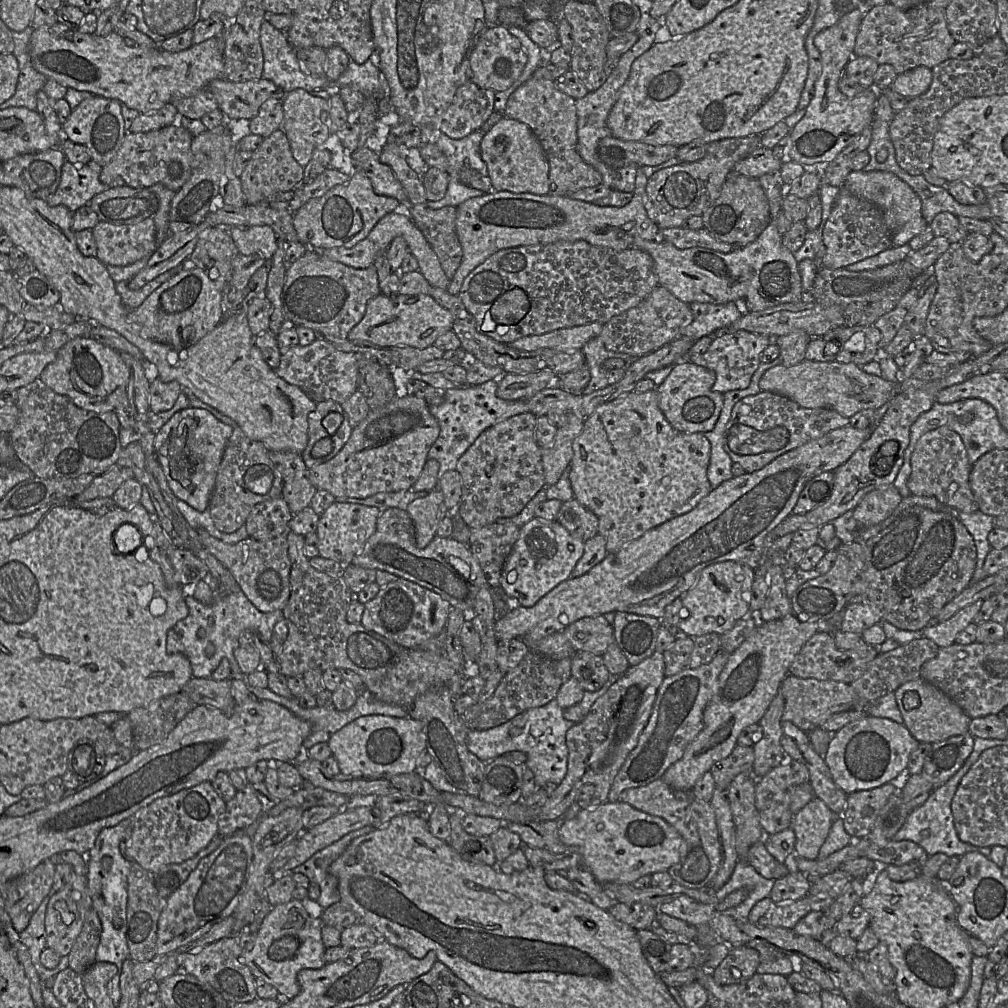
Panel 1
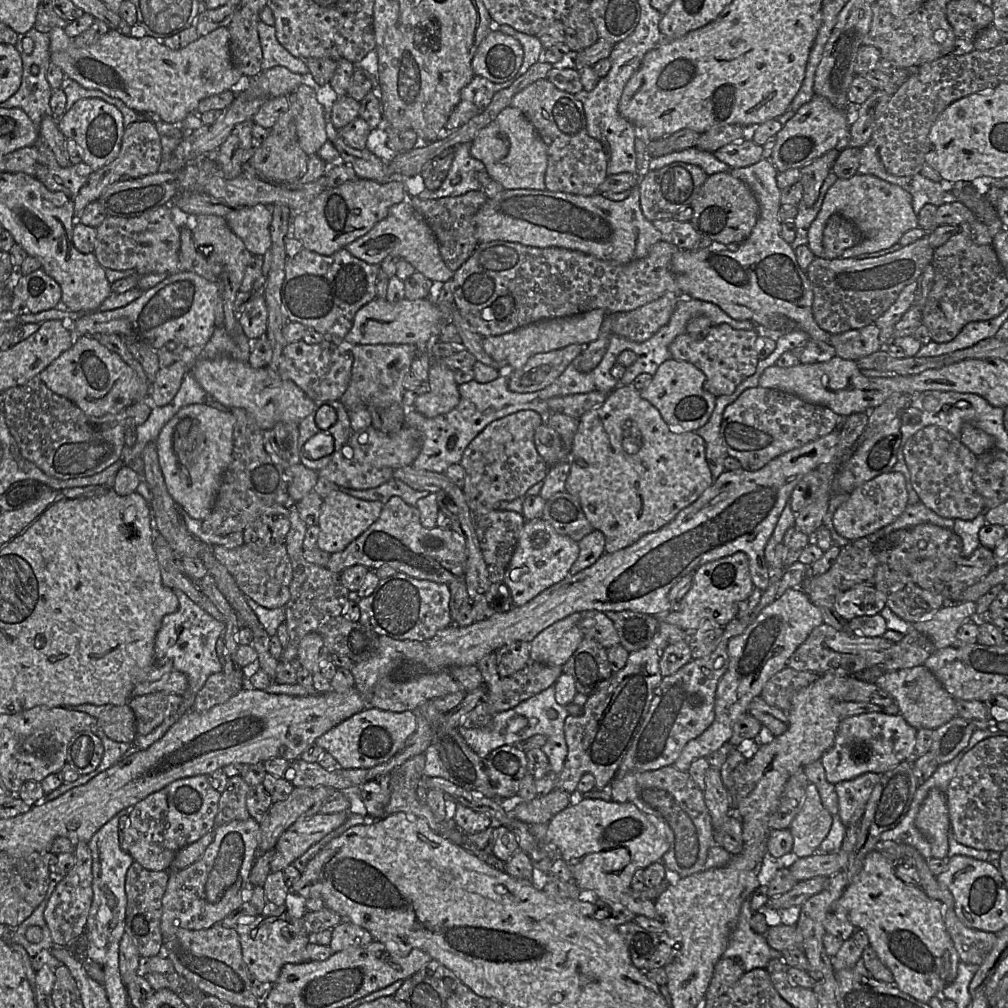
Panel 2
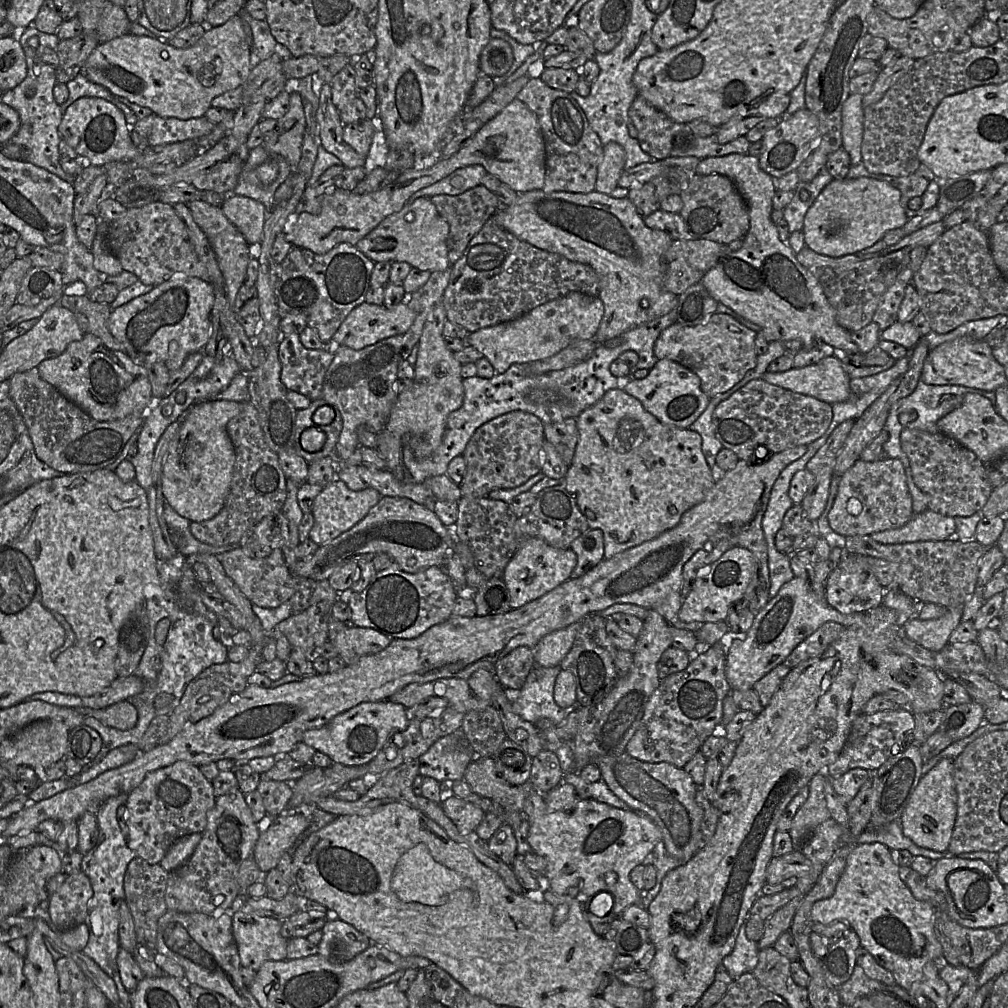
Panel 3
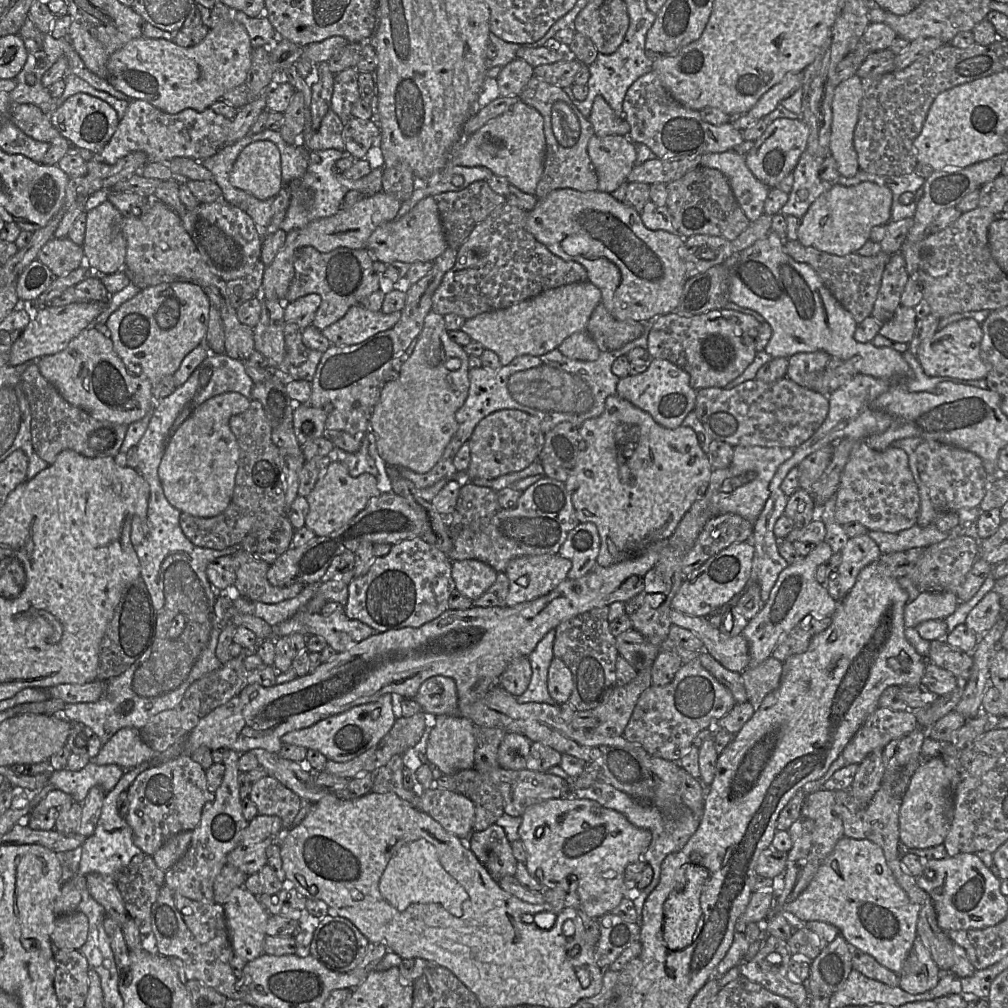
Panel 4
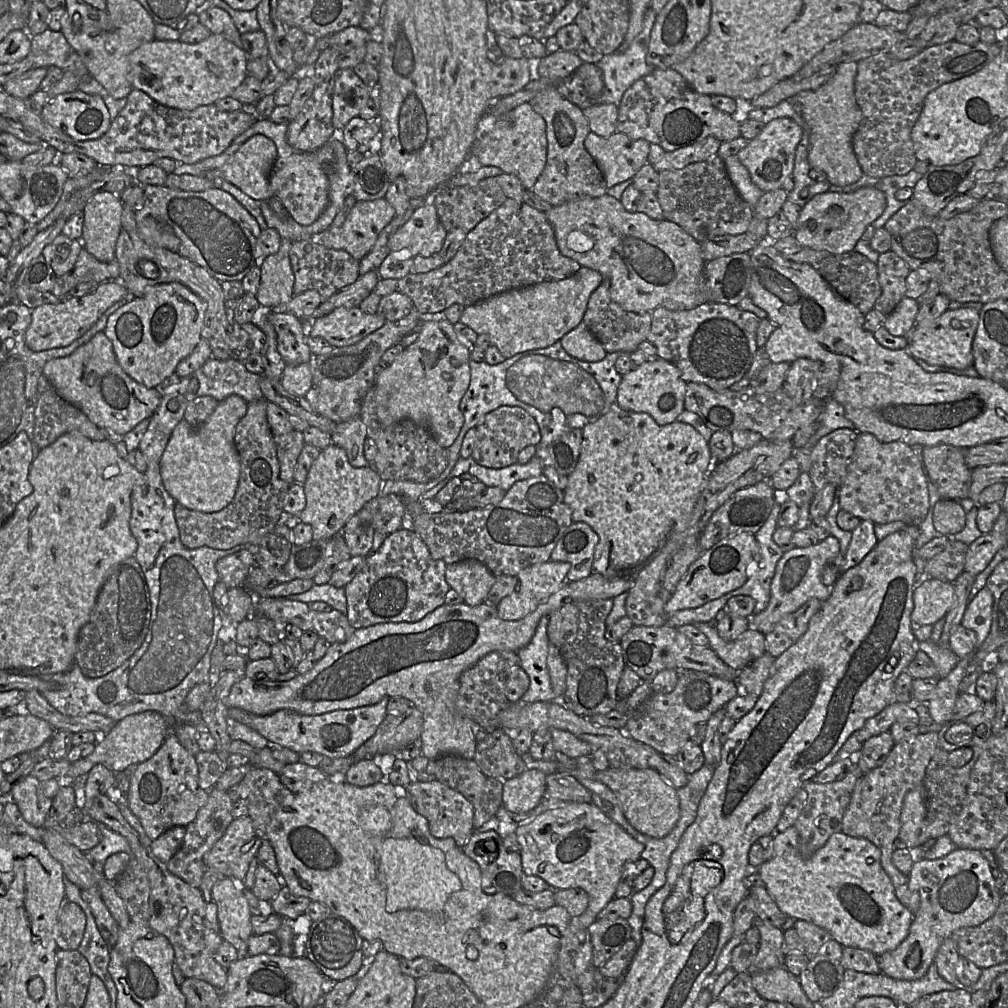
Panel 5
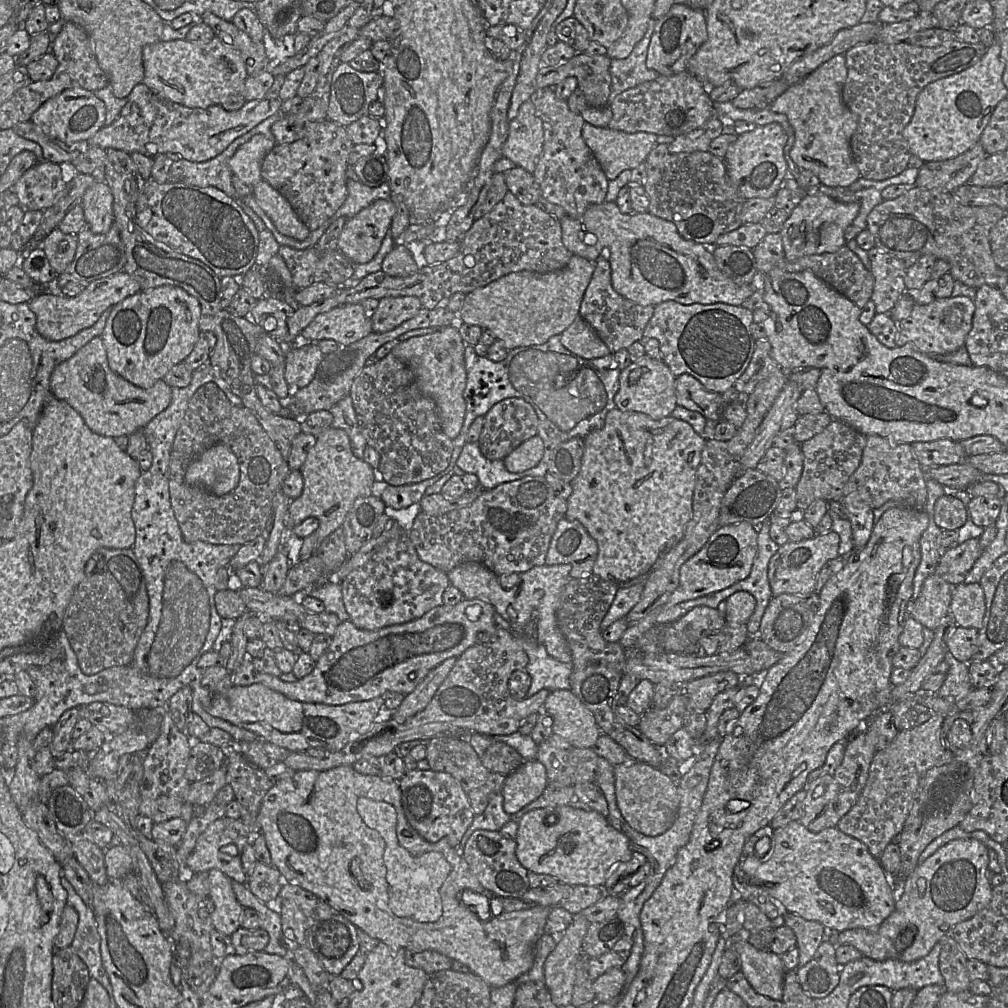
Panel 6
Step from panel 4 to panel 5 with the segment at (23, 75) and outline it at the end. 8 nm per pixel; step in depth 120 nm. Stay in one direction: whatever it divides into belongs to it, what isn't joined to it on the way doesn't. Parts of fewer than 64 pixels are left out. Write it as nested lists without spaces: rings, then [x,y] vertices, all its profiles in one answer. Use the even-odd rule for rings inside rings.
[[[47,28],[31,36],[32,68],[57,66],[64,68],[70,53],[75,51],[61,31]]]

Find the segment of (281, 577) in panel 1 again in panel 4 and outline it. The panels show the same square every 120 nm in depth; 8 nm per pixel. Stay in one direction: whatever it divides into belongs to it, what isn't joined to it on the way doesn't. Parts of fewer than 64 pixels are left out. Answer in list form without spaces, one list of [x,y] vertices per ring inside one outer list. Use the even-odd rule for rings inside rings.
[[[244,550],[233,554],[236,568],[236,581],[233,586],[235,595],[254,602],[275,604],[298,595],[306,586],[295,583],[279,587],[269,583],[267,571],[271,564],[258,559]]]

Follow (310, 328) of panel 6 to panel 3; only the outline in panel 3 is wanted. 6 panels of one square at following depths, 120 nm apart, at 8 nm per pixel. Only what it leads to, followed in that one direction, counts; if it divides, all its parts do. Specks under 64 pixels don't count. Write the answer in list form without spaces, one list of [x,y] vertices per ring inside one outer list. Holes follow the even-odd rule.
[[[403,301],[393,308],[386,308],[384,304],[370,304],[363,302],[355,307],[345,318],[333,335],[333,345],[343,345],[352,349],[361,349],[382,339],[405,333],[415,320],[415,312]]]

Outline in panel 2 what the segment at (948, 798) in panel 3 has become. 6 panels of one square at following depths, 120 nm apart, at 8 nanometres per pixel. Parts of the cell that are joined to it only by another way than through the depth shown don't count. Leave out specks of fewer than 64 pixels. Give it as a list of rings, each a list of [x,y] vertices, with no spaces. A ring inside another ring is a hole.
[[[938,788],[930,789],[917,813],[915,825],[929,842],[931,857],[945,858],[951,829],[946,793]]]

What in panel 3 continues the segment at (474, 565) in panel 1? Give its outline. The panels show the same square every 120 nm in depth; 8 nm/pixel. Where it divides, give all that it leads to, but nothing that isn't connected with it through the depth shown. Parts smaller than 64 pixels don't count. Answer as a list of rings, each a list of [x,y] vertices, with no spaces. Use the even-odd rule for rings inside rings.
[[[382,496],[367,515],[349,530],[335,539],[319,545],[309,557],[301,558],[294,566],[293,574],[313,580],[326,580],[341,565],[359,560],[373,560],[380,554],[388,554],[401,570],[416,573],[438,566],[455,551],[453,528],[446,527],[433,510],[409,498]]]

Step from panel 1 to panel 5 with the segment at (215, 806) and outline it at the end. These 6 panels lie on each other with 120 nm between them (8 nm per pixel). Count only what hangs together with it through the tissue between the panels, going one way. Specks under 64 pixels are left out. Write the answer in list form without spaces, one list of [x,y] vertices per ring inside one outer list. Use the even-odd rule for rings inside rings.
[[[170,731],[157,752],[148,760],[137,764],[130,777],[127,803],[140,820],[147,837],[157,839],[175,826],[191,823],[209,797],[209,791],[199,786],[198,766],[195,756],[189,753]]]

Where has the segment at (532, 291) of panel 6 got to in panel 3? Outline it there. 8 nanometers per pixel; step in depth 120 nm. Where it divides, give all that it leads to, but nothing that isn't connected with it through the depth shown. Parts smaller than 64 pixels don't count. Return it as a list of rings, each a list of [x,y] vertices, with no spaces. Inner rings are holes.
[[[574,291],[541,304],[514,320],[470,332],[466,341],[477,348],[501,374],[512,364],[543,360],[572,342],[594,339],[603,315],[604,303],[599,296]]]

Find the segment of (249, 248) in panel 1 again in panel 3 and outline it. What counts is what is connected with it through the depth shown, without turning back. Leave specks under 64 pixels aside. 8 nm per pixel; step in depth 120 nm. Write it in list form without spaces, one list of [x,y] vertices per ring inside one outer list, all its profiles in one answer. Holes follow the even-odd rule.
[[[234,194],[224,195],[222,212],[244,236],[251,247],[260,247],[266,220],[265,206],[254,199]]]

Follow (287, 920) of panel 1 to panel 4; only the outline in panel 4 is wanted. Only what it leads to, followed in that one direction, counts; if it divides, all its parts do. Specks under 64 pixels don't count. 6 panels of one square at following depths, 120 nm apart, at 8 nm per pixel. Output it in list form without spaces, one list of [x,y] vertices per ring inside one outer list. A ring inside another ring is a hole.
[[[244,886],[235,888],[229,894],[224,909],[234,953],[247,962],[264,954],[266,925],[271,914],[257,896]]]

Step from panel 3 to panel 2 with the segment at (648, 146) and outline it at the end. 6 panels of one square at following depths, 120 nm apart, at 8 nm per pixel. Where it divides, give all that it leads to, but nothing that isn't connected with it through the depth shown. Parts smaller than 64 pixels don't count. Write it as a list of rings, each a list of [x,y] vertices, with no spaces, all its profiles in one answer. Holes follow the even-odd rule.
[[[751,139],[730,143],[713,153],[730,168],[751,166],[763,158],[763,147]]]

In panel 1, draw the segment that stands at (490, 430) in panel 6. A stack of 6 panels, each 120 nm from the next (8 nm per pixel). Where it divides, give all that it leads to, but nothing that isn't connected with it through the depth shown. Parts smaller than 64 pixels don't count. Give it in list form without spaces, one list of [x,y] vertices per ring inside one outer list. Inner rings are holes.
[[[531,412],[513,416],[483,431],[460,457],[456,471],[462,478],[462,497],[456,511],[469,528],[486,526],[519,514],[546,487],[541,449],[535,438],[536,424],[537,418]]]

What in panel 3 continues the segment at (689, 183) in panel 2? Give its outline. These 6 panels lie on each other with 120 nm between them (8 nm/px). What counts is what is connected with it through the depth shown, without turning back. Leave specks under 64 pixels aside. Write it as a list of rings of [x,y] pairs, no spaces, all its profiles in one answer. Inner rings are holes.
[[[673,166],[650,181],[631,186],[627,197],[642,218],[660,209],[661,202],[670,195],[679,195],[688,187],[696,174],[692,169]]]

